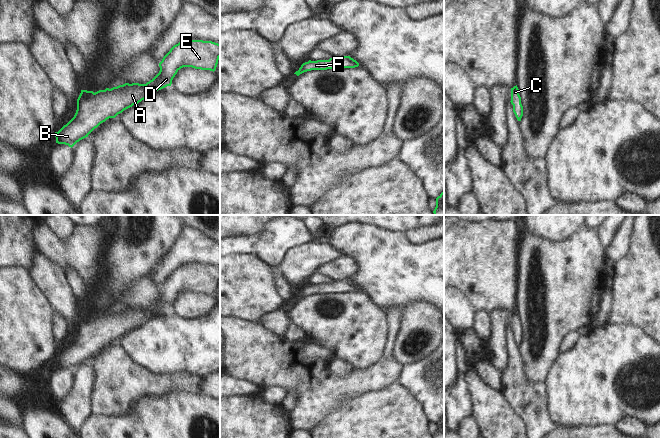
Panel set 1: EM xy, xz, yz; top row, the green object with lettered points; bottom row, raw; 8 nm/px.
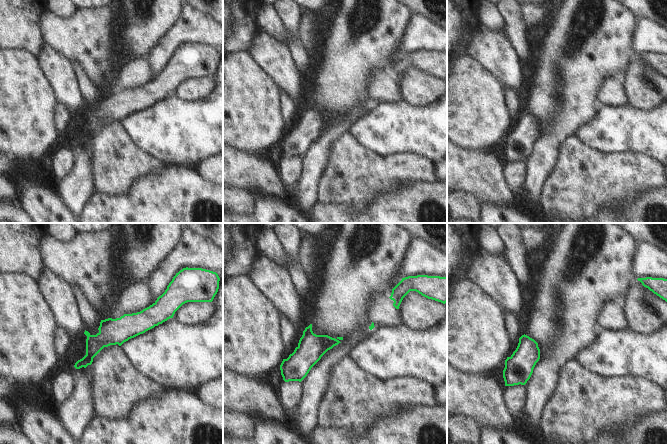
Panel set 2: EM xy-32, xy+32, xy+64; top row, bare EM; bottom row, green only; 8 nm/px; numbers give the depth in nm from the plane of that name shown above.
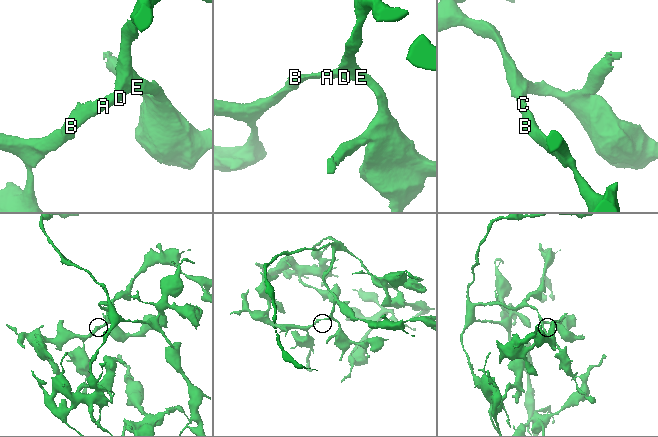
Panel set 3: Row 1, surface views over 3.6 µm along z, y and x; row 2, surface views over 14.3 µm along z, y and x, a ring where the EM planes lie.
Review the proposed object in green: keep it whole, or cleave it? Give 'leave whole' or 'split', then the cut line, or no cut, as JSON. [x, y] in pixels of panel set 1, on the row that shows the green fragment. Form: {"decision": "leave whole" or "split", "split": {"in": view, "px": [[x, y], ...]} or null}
{"decision": "leave whole", "split": null}

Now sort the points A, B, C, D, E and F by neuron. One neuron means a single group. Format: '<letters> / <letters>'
A B C D E F

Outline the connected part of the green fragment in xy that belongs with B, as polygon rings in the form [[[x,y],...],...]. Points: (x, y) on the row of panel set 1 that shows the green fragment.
[[[185,40],[174,45],[159,63],[159,73],[146,84],[125,83],[111,89],[99,90],[97,92],[81,90],[77,99],[77,110],[74,117],[64,125],[58,132],[55,132],[56,143],[73,147],[80,140],[97,128],[109,118],[115,118],[124,110],[138,104],[149,95],[171,86],[172,80],[177,72],[183,67],[192,67],[201,70],[215,71],[220,58],[220,44],[212,41]]]

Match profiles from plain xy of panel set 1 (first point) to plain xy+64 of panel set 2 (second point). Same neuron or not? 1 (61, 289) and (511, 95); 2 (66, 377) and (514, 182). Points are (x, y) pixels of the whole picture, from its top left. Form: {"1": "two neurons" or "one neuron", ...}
{"1": "two neurons", "2": "one neuron"}

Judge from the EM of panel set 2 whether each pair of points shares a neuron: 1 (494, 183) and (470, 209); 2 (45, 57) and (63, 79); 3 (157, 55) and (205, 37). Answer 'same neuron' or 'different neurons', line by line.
1: different neurons
2: same neuron
3: same neuron

